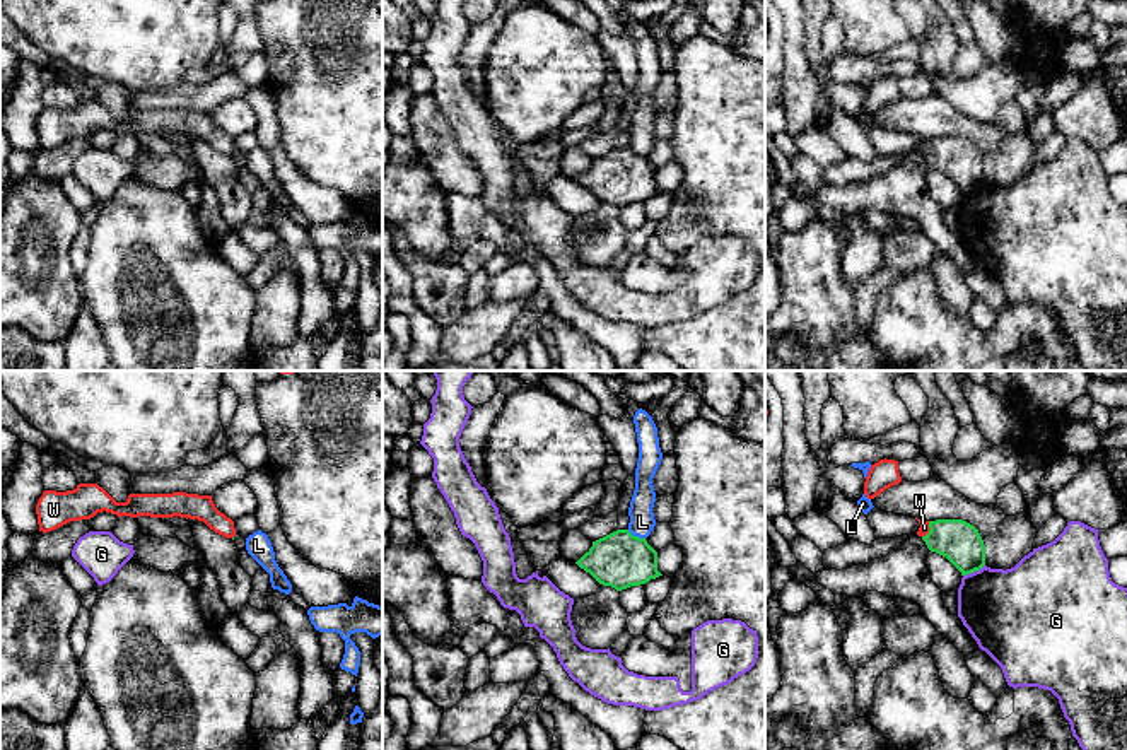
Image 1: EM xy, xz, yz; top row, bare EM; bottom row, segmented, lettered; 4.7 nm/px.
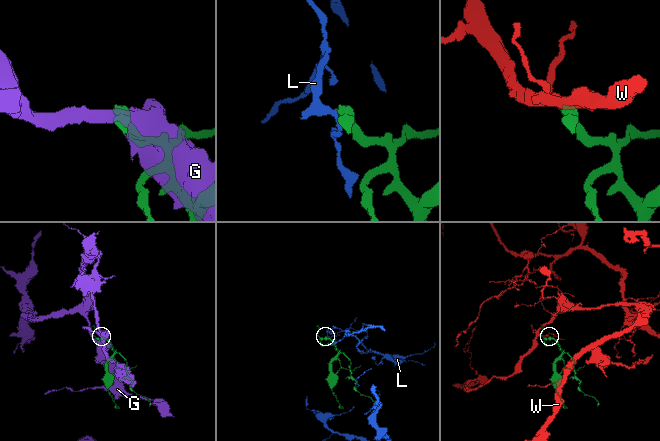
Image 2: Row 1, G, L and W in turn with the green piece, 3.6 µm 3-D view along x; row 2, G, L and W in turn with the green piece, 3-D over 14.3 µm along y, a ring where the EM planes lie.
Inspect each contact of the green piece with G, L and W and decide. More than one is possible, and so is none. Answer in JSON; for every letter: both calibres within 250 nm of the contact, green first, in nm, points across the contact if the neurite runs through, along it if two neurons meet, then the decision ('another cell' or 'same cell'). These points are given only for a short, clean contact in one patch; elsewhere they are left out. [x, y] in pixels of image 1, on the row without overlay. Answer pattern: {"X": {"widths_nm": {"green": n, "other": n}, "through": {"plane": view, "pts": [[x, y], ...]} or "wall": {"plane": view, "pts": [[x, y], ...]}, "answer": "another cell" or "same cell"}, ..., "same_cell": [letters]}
{"G": {"widths_nm": {"green": 200, "other": 400}, "answer": "another cell"}, "L": {"widths_nm": {"green": 260, "other": 120}, "wall": {"plane": "xz", "pts": [[627, 147], [644, 156]]}, "answer": "another cell"}, "W": {"widths_nm": {"green": 200, "other": 50}, "through": {"plane": "yz", "pts": [[960, 159], [929, 147], [924, 146]]}, "answer": "same cell"}, "same_cell": ["W"]}

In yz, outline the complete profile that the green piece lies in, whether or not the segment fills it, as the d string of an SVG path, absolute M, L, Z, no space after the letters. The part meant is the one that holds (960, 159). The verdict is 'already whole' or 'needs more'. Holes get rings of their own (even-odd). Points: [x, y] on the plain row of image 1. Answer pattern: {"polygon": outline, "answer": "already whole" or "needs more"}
{"polygon": "M917 137L917 152L931 169L946 174L961 193L980 188L985 183L985 162L978 147L963 137Z", "answer": "needs more"}

